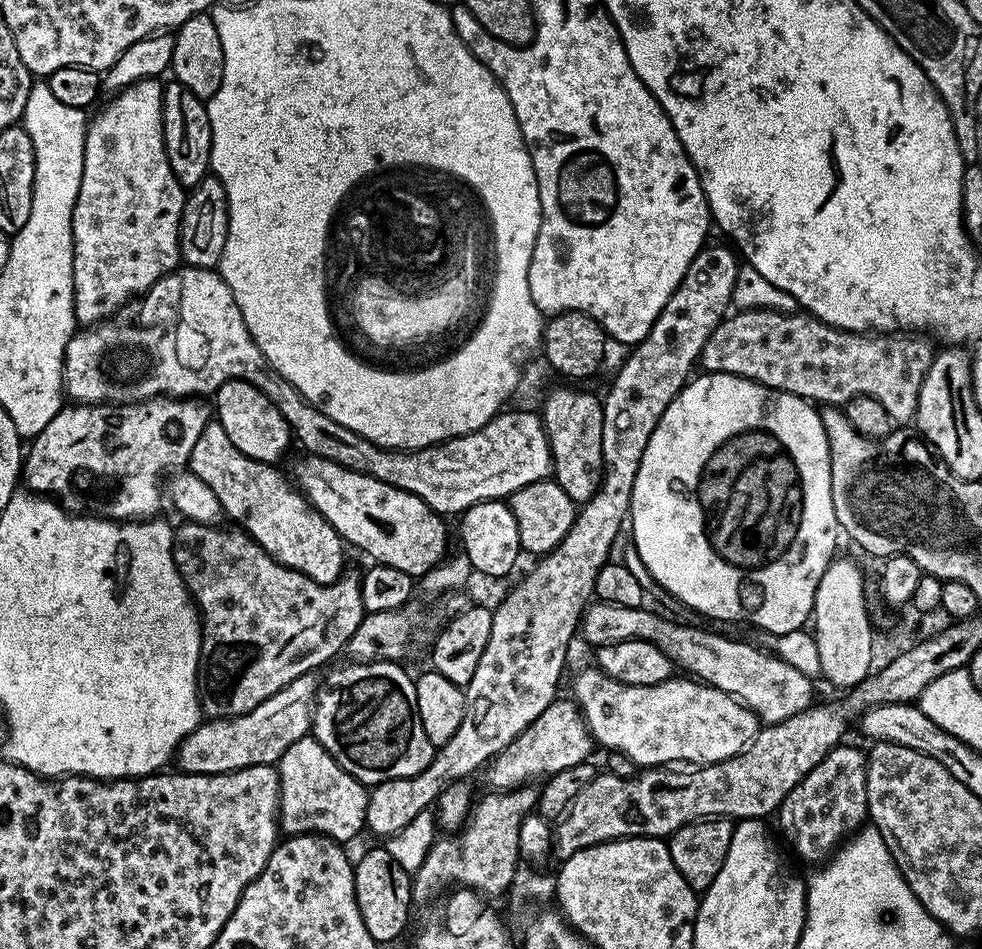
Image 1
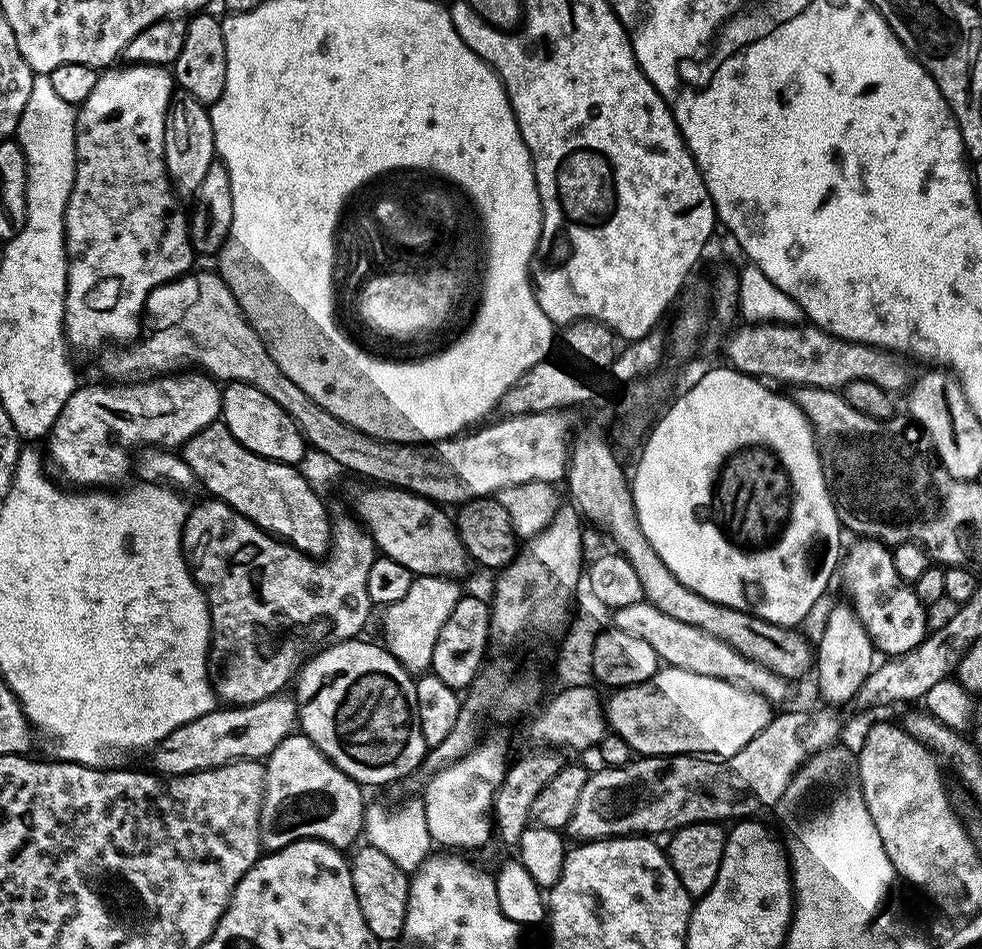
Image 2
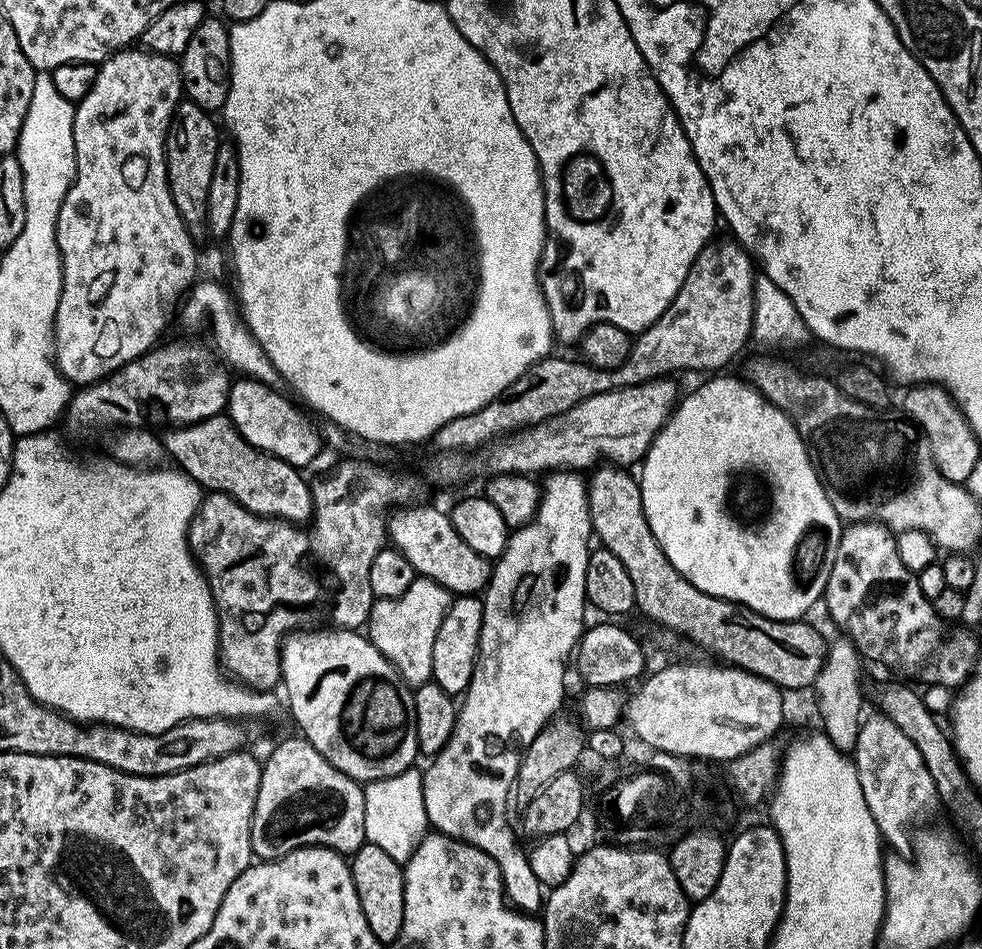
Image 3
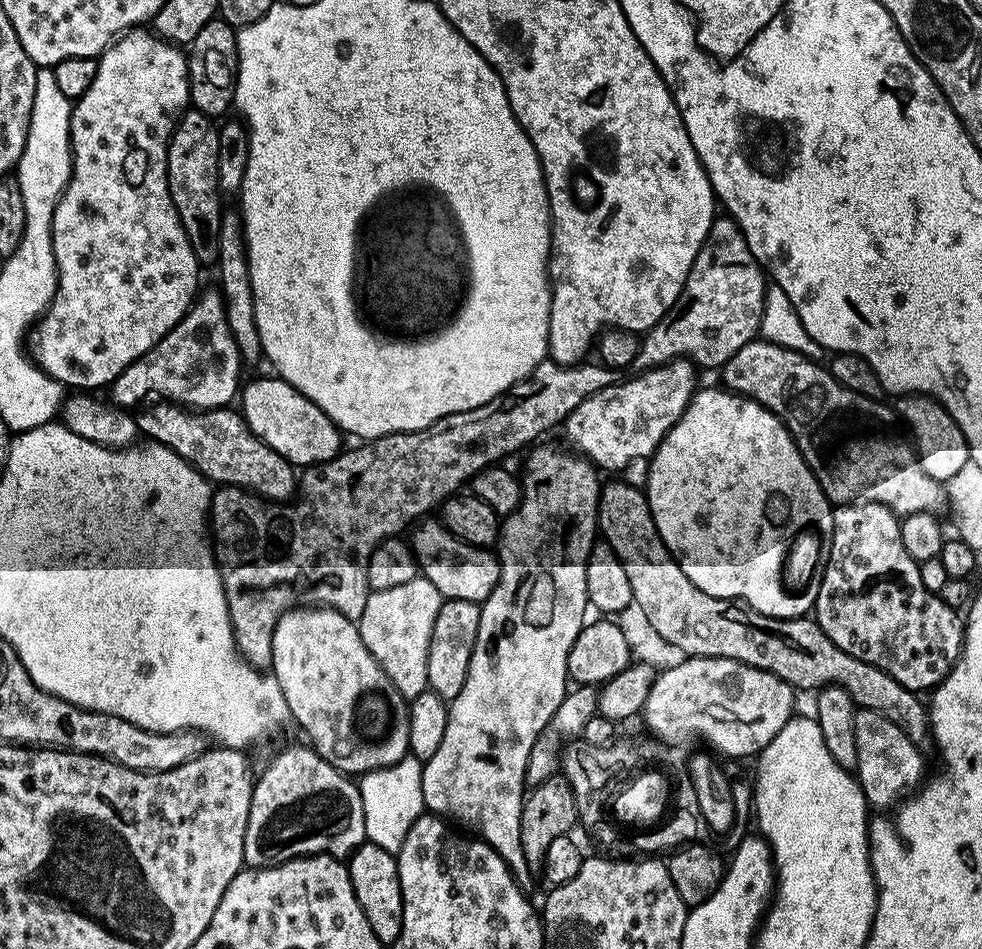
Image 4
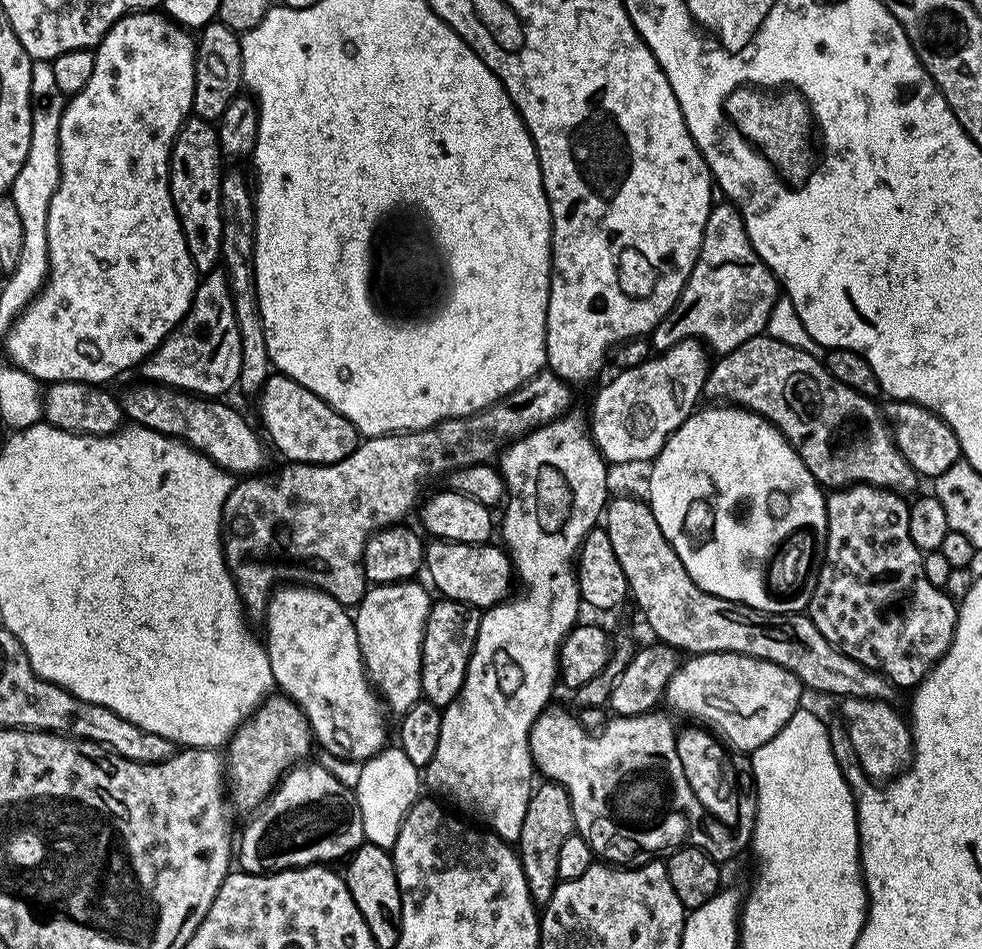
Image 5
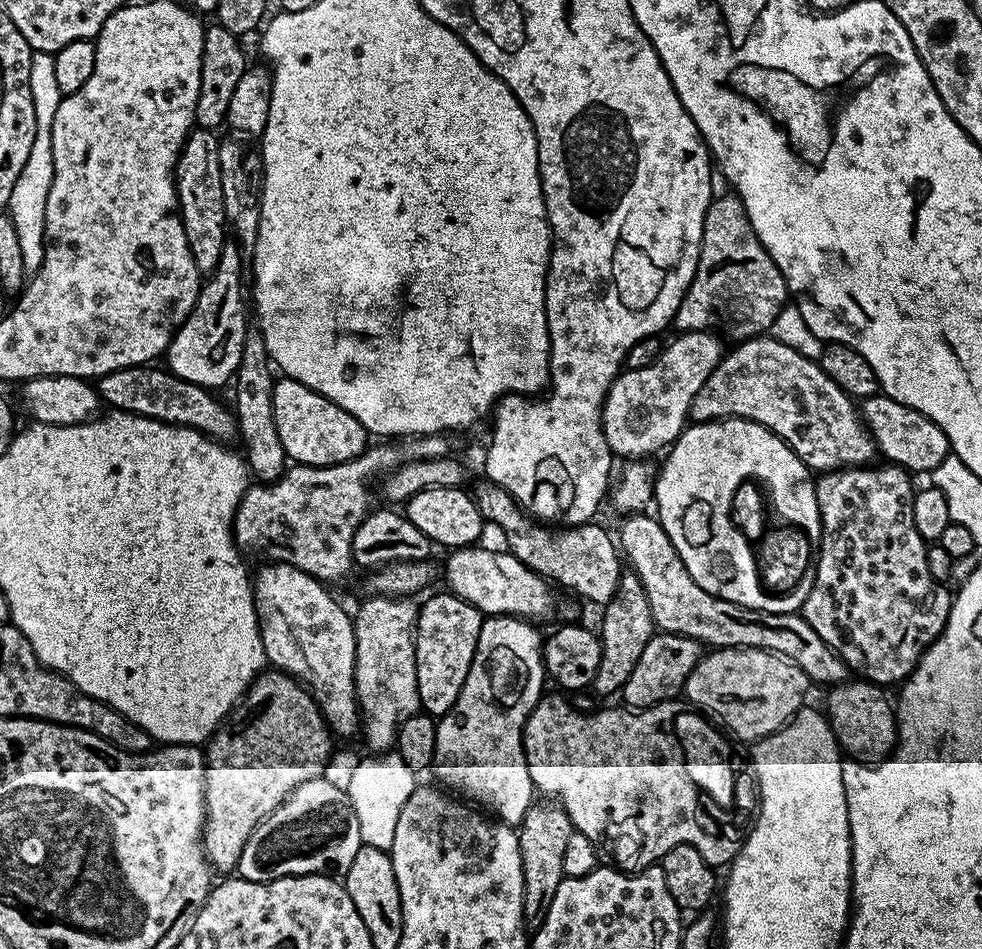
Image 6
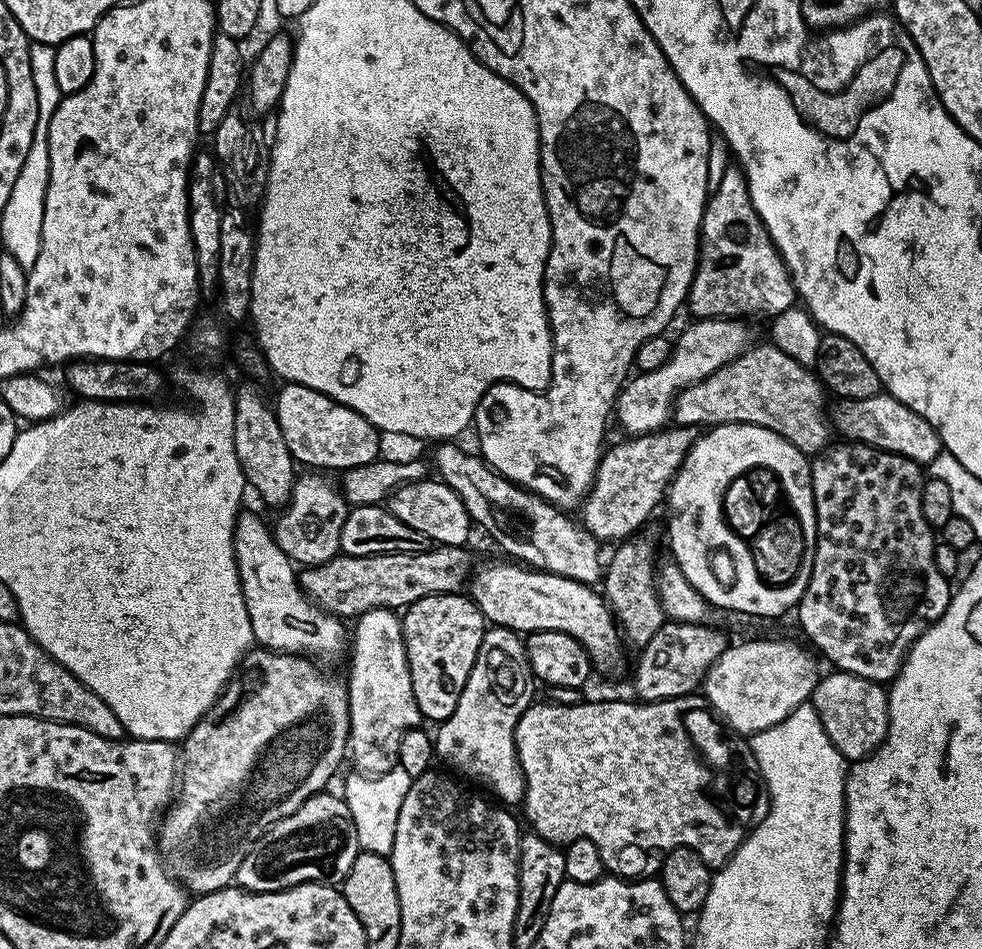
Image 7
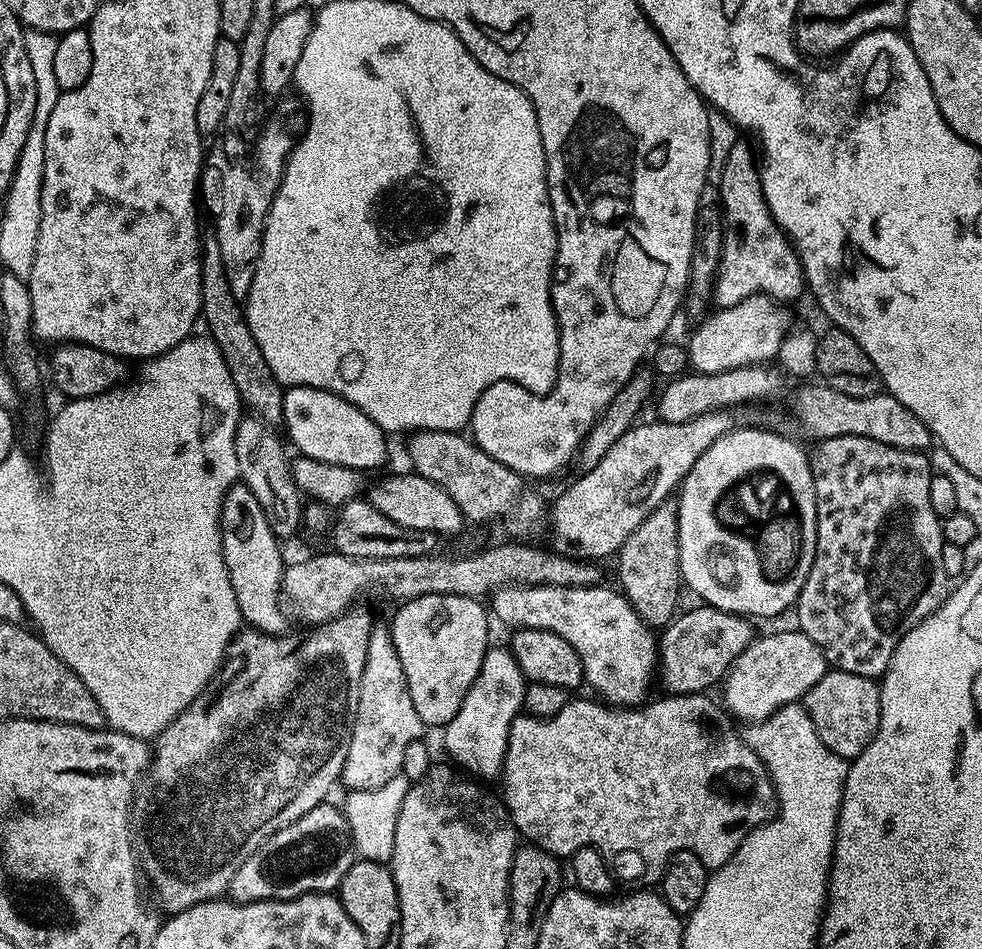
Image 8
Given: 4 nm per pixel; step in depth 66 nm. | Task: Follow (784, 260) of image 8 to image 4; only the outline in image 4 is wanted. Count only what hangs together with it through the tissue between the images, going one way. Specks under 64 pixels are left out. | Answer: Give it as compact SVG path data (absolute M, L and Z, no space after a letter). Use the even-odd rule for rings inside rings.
M717 215L674 306L643 333L640 353L634 358L631 371L645 372L681 358L691 360L701 369L723 369L724 363L734 358L742 346L757 339L765 291L765 269L760 267L754 254L750 254L742 230L731 216Z

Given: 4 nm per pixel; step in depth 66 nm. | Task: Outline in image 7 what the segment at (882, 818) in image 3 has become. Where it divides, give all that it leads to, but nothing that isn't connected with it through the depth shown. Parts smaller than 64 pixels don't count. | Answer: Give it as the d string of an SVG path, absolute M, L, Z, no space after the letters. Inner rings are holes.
M832 670L829 673L829 676L821 675L817 679L810 703L822 722L822 730L826 730L830 742L844 755L845 761L867 760L888 733L888 694L885 685L849 672Z

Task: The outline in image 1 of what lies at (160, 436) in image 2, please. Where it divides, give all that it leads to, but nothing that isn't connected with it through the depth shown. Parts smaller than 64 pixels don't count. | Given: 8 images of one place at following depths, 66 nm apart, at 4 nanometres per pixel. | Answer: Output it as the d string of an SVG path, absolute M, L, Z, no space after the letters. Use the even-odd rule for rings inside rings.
M155 396L152 400L145 400L138 404L76 404L60 409L54 418L46 425L42 434L31 437L26 455L22 460L22 480L33 493L43 494L49 498L55 498L62 505L65 512L73 514L95 514L101 518L127 522L141 518L152 518L157 515L160 508L160 496L162 500L162 481L166 474L173 470L180 470L191 461L192 451L202 434L202 430L210 422L210 408L196 398L177 398L175 396Z

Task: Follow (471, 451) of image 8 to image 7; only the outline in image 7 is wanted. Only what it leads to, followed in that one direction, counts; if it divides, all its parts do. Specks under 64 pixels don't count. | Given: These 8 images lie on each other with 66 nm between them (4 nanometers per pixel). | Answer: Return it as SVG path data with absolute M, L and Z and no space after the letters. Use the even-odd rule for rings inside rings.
M440 442L430 455L430 464L435 475L443 480L458 498L462 498L462 506L470 514L473 525L477 529L485 528L510 555L513 561L529 568L537 569L541 572L552 572L555 576L565 576L574 582L582 582L593 586L599 585L602 580L602 560L600 564L601 541L591 536L583 526L571 520L571 515L565 514L561 509L554 507L541 496L536 496L532 492L526 491L518 484L513 484L507 480L500 472L495 472L479 455L471 456L468 452L463 452L456 445L456 442Z

